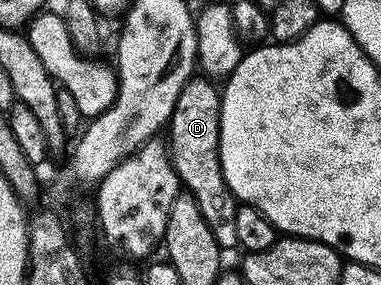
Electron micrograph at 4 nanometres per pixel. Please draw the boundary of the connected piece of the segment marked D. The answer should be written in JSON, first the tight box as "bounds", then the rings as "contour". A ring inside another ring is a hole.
{"bounds":[168,76,240,252],"contour":[[[192,76],[180,88],[180,96],[176,100],[176,108],[168,123],[170,138],[168,149],[170,163],[176,172],[179,183],[185,193],[196,200],[204,220],[212,228],[219,246],[223,251],[230,252],[238,246],[236,240],[236,212],[240,205],[234,193],[222,175],[220,160],[220,116],[222,115],[222,95],[219,87],[205,76]],[[215,86],[215,87],[214,87]]]}

